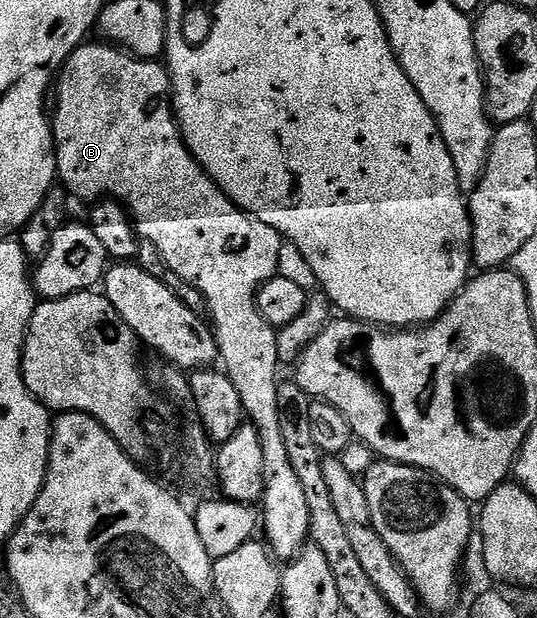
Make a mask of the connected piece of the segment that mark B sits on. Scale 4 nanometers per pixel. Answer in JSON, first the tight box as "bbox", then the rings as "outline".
{"bbox":[53,44,311,560],"outline":[[[102,44],[103,46],[91,45],[81,45],[72,52],[67,57],[67,63],[62,66],[61,73],[57,78],[59,107],[56,108],[55,114],[53,110],[53,133],[55,135],[55,164],[58,177],[61,179],[61,182],[64,182],[62,185],[72,195],[75,193],[79,198],[99,200],[104,196],[110,196],[112,199],[122,200],[129,211],[130,217],[133,219],[133,225],[140,239],[152,241],[160,250],[160,256],[168,262],[169,268],[177,272],[178,276],[191,282],[204,294],[204,299],[207,302],[206,313],[209,315],[209,322],[215,331],[215,339],[219,345],[218,361],[229,376],[229,380],[233,380],[233,388],[237,388],[237,393],[241,395],[243,413],[249,419],[250,425],[257,428],[257,432],[261,436],[261,452],[265,452],[265,488],[263,489],[263,497],[261,499],[261,530],[262,533],[267,533],[267,538],[265,537],[266,545],[276,559],[290,560],[296,558],[303,551],[304,546],[308,545],[311,537],[309,505],[306,503],[305,491],[301,486],[301,481],[299,481],[297,473],[295,473],[292,464],[290,464],[284,437],[281,436],[280,417],[278,415],[278,388],[281,383],[281,376],[279,376],[278,370],[281,369],[281,363],[279,361],[279,353],[277,352],[277,330],[276,327],[267,323],[265,316],[261,316],[261,312],[255,303],[255,298],[259,295],[260,288],[279,273],[281,248],[285,239],[273,227],[265,224],[261,218],[257,218],[253,214],[247,214],[244,210],[239,209],[234,202],[230,202],[225,196],[223,189],[204,172],[201,164],[191,155],[186,142],[183,141],[180,135],[179,123],[175,121],[175,111],[172,103],[169,101],[171,75],[166,65],[159,60],[136,58],[134,54],[128,54],[111,44]]]}

